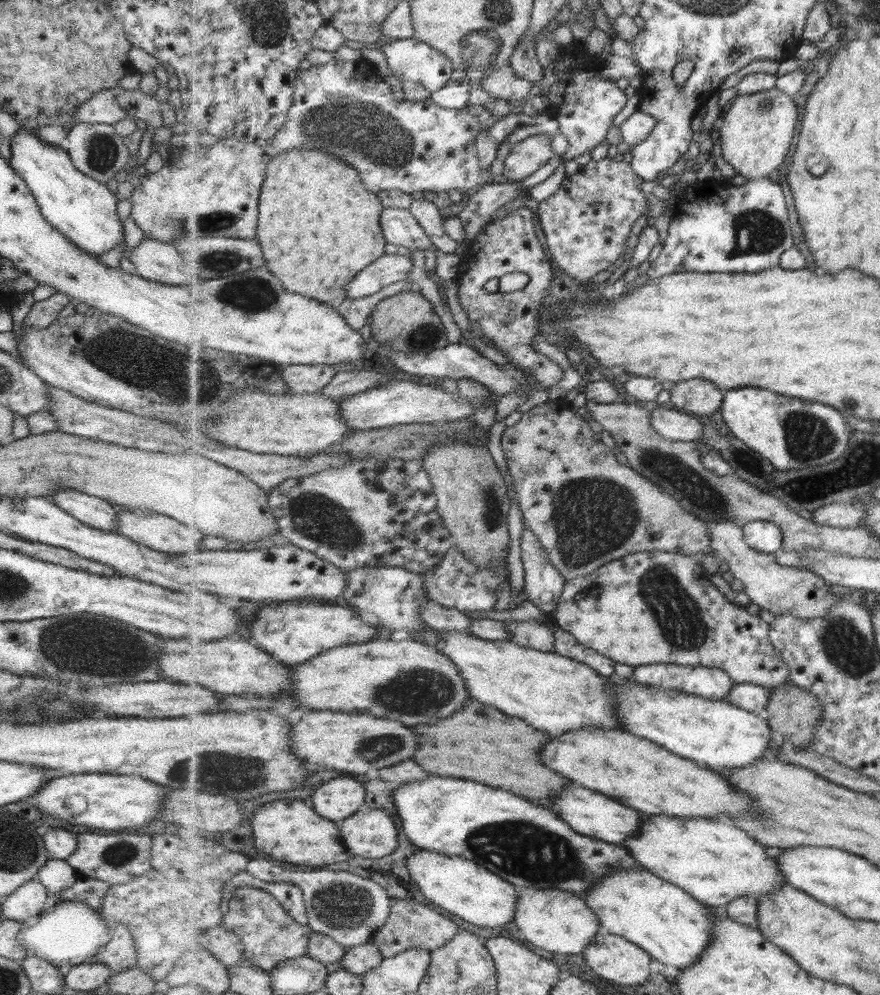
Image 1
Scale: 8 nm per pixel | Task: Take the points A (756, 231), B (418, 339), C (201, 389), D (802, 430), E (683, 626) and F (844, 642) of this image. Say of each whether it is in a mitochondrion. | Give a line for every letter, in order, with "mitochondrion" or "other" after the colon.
A: mitochondrion
B: mitochondrion
C: mitochondrion
D: mitochondrion
E: mitochondrion
F: mitochondrion

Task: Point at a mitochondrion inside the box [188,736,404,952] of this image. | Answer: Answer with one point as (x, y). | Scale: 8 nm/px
(346, 906)

